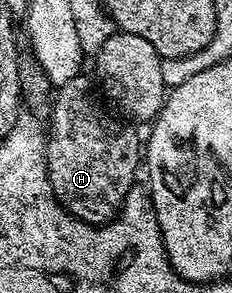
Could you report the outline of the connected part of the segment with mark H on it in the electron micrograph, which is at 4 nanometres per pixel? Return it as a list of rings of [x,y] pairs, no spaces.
[[[87,76],[70,80],[55,91],[50,102],[52,123],[46,126],[46,161],[48,179],[54,196],[68,213],[78,220],[89,222],[91,226],[102,226],[112,221],[120,213],[126,196],[137,185],[136,169],[142,166],[142,138],[136,135],[137,127],[123,117],[107,110],[100,103],[101,95],[92,87]]]

